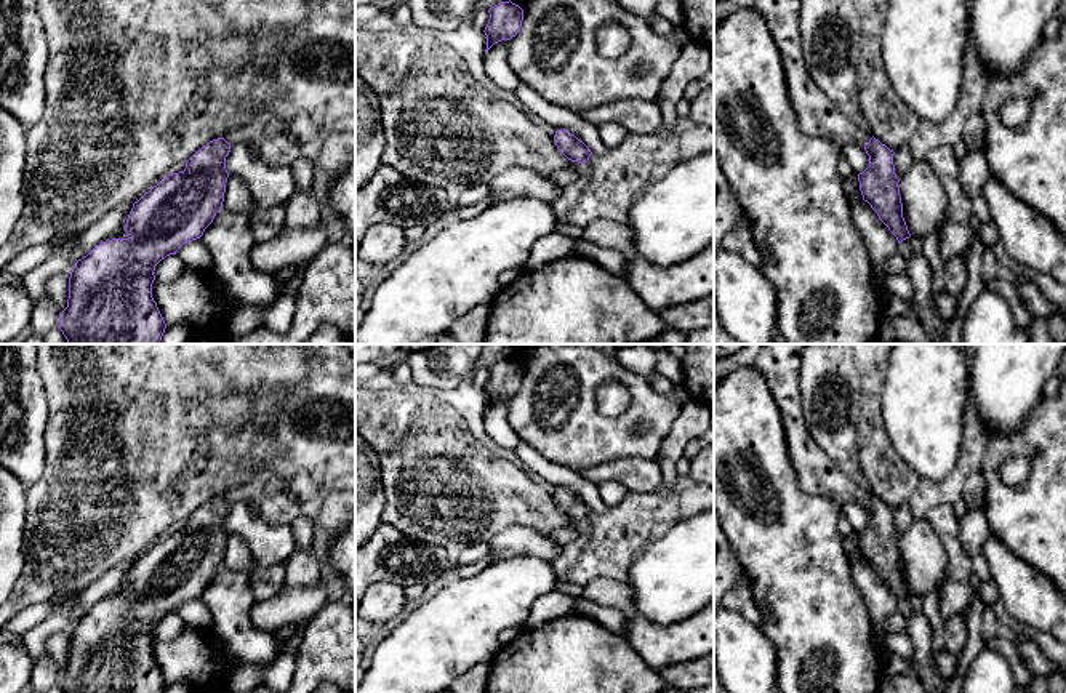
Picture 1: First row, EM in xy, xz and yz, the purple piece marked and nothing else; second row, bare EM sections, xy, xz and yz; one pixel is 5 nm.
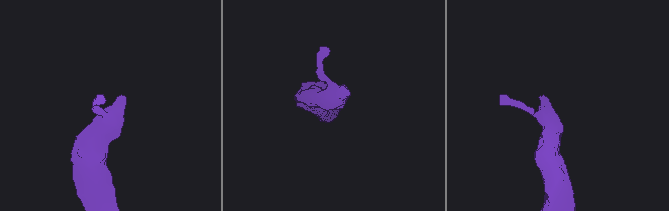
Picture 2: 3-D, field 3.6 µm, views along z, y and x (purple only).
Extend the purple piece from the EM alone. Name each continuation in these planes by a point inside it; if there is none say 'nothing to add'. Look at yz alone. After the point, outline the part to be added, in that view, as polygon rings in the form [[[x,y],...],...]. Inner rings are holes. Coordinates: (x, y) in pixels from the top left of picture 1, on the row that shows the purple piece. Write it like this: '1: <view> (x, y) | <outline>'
1: yz (817, 116) | [[[755,0],[783,56],[789,99],[804,133],[844,146],[866,146],[872,134],[848,120],[816,86],[804,61],[800,0]]]

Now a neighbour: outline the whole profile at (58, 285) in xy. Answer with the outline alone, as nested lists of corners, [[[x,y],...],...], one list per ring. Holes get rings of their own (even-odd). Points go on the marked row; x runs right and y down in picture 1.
[[[64,274],[51,275],[46,280],[46,290],[53,298],[54,306],[58,307],[59,314],[67,307],[69,299],[69,277]]]

